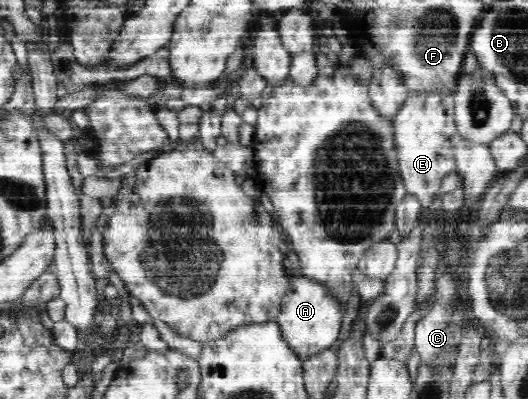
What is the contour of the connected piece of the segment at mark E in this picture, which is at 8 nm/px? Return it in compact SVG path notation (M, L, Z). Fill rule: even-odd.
M454 95L408 98L391 119L392 145L396 165L407 194L417 197L422 206L430 205L451 173L457 171L455 149L463 137L455 124Z

